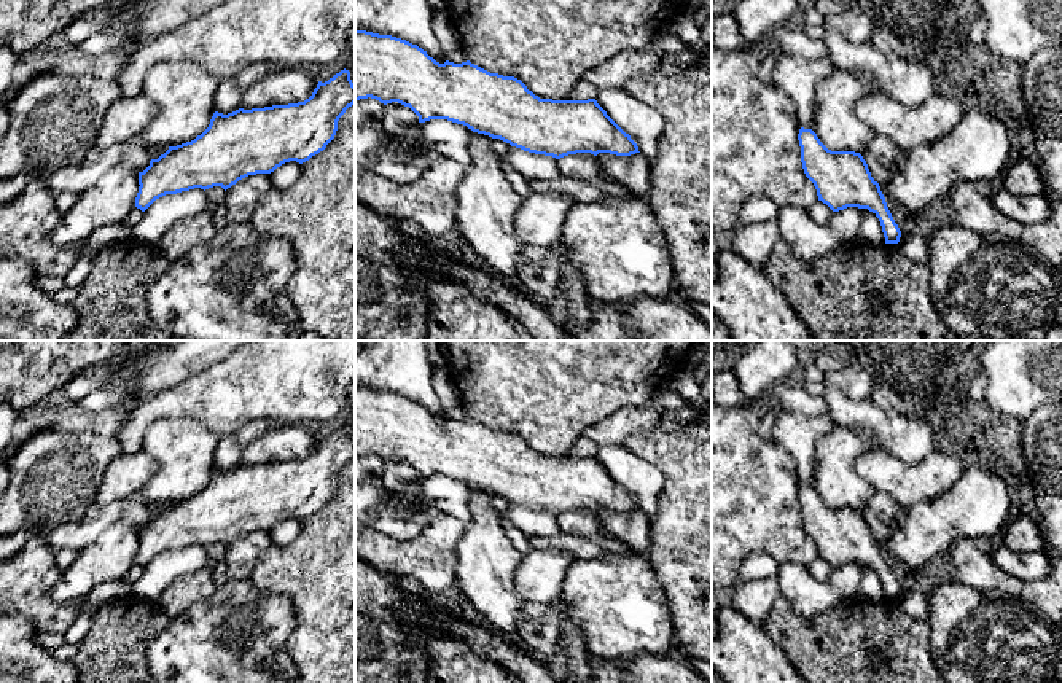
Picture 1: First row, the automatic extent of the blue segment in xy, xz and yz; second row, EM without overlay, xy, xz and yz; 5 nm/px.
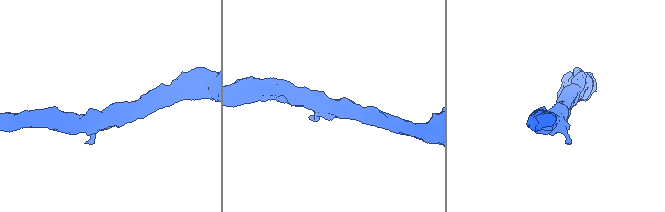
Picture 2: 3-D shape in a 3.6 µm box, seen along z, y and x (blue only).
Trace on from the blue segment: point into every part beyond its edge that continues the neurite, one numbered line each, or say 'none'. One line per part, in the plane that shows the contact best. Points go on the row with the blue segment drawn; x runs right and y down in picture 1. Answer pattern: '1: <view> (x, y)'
none

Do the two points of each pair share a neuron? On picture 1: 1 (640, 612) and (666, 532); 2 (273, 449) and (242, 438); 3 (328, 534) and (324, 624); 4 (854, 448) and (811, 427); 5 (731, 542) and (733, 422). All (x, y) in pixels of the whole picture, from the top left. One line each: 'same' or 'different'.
1: different
2: different
3: same
4: different
5: same

